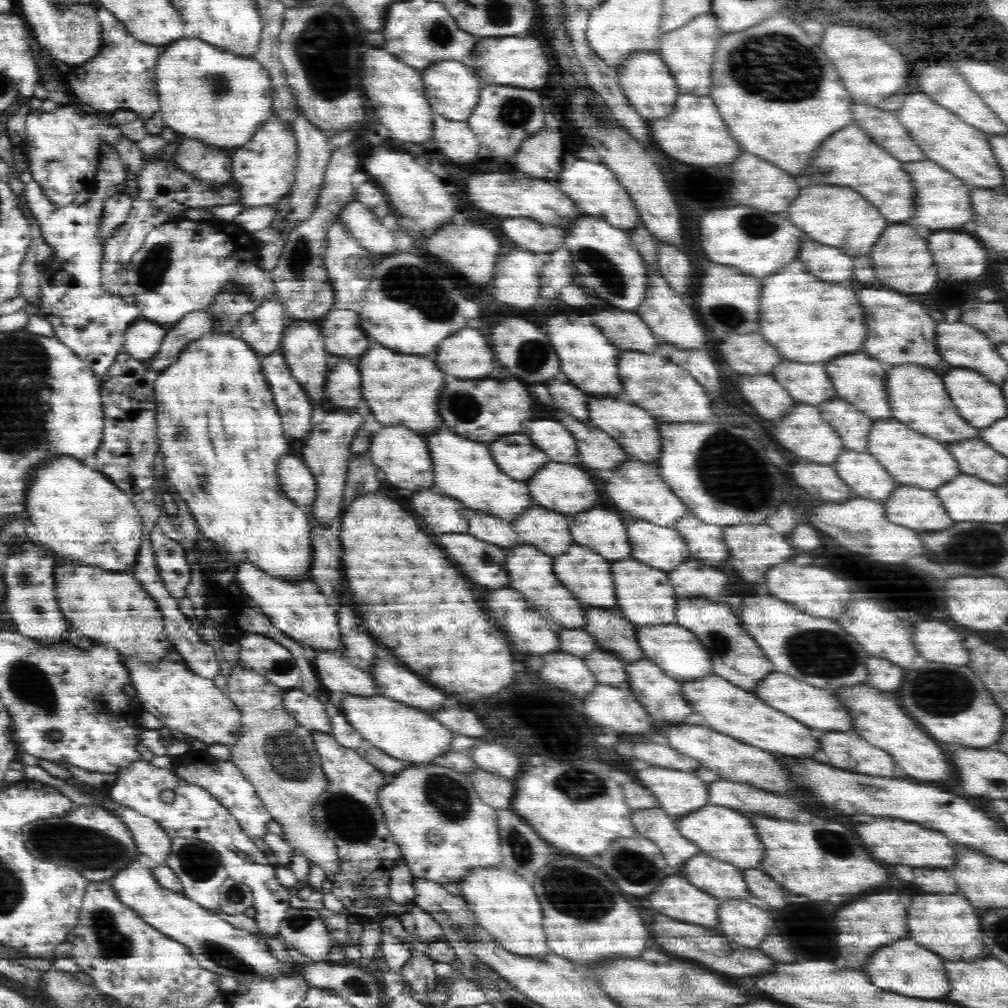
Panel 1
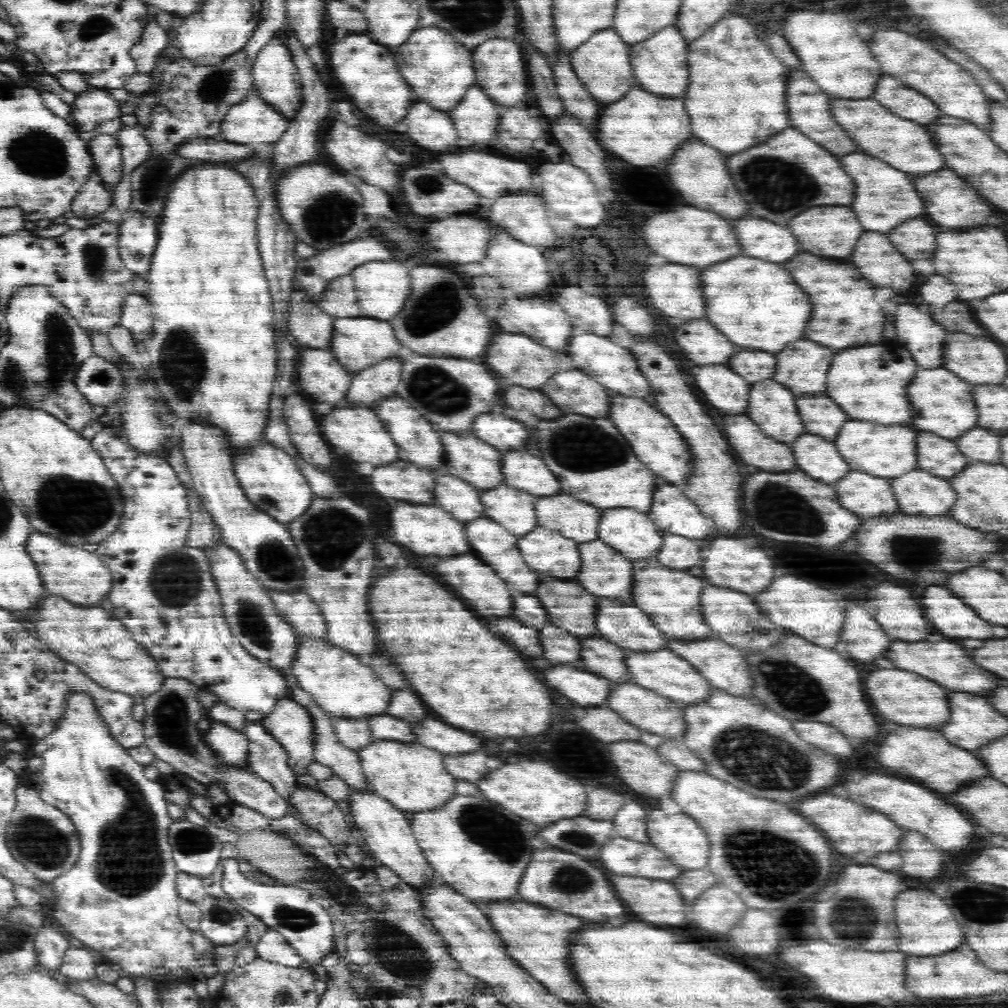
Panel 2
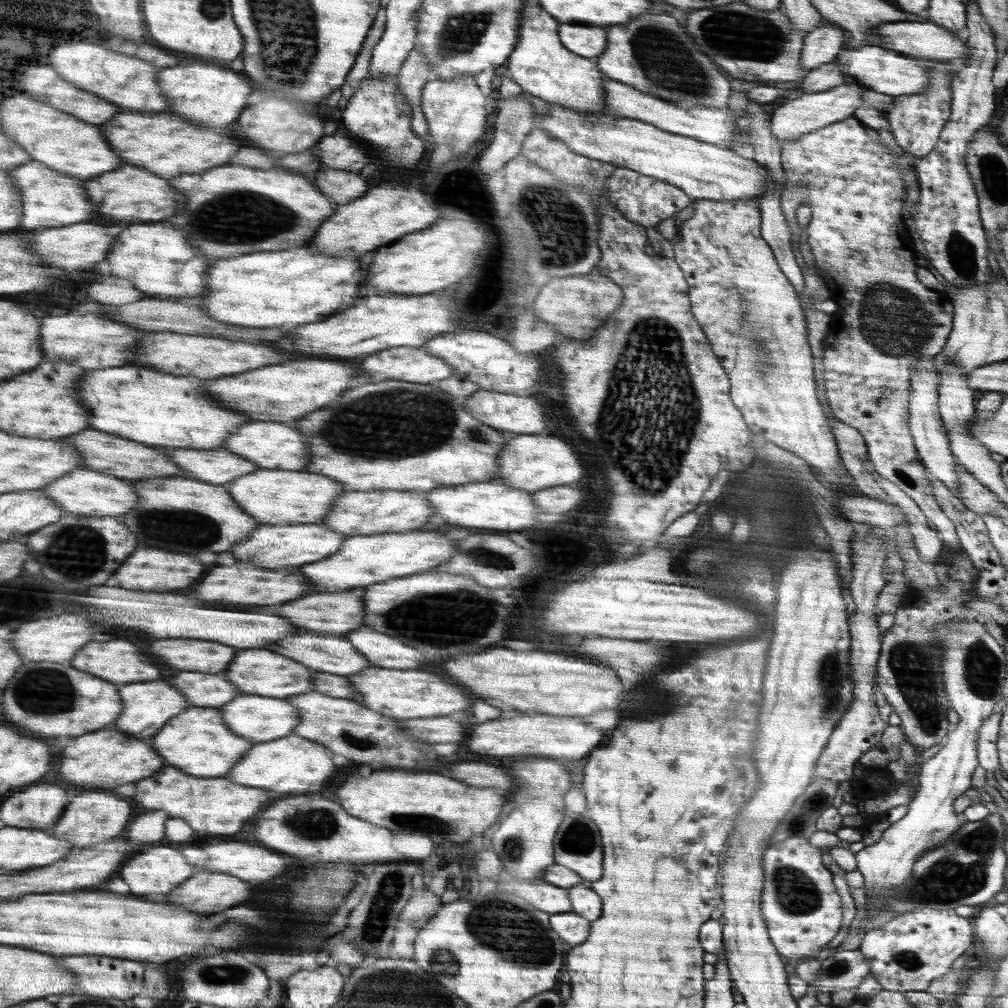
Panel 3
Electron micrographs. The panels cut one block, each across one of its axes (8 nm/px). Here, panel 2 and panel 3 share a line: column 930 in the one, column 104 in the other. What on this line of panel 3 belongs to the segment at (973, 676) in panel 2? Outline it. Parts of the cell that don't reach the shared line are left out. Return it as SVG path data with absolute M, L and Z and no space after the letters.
M112 640L112 642L90 642L88 646L78 652L78 656L72 660L72 664L80 670L86 670L90 674L98 674L100 678L106 678L110 682L122 682L122 684L132 684L132 682L144 682L144 680L158 680L162 676L160 666L156 660L148 658L134 642L130 640Z

